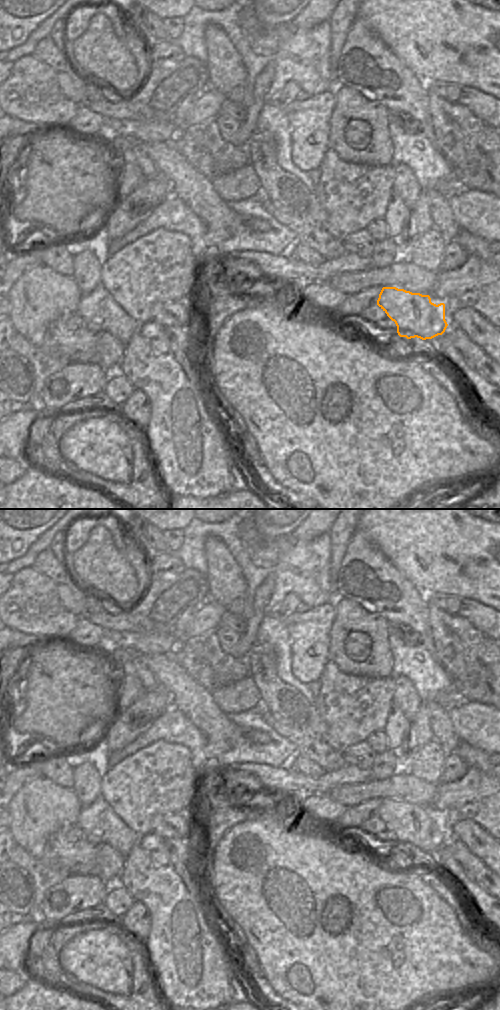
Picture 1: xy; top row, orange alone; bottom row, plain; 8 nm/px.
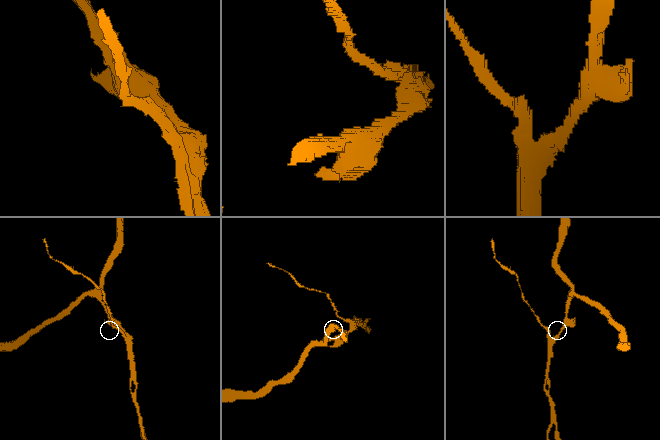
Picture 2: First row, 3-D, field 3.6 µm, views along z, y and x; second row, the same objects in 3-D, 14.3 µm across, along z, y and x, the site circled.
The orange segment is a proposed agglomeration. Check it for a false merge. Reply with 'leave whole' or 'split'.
split

